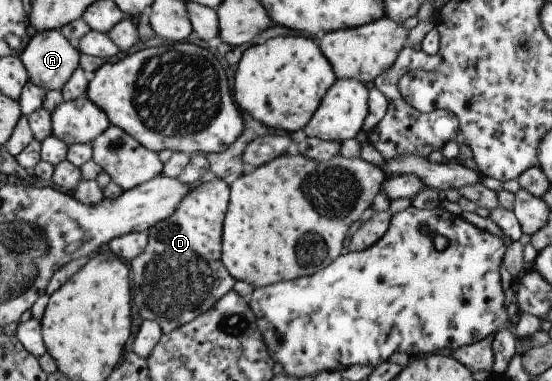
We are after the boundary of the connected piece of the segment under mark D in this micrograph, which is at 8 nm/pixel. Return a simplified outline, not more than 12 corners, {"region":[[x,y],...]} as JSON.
{"region":[[209,175],[128,262],[138,316],[172,332],[234,286],[229,186]]}

